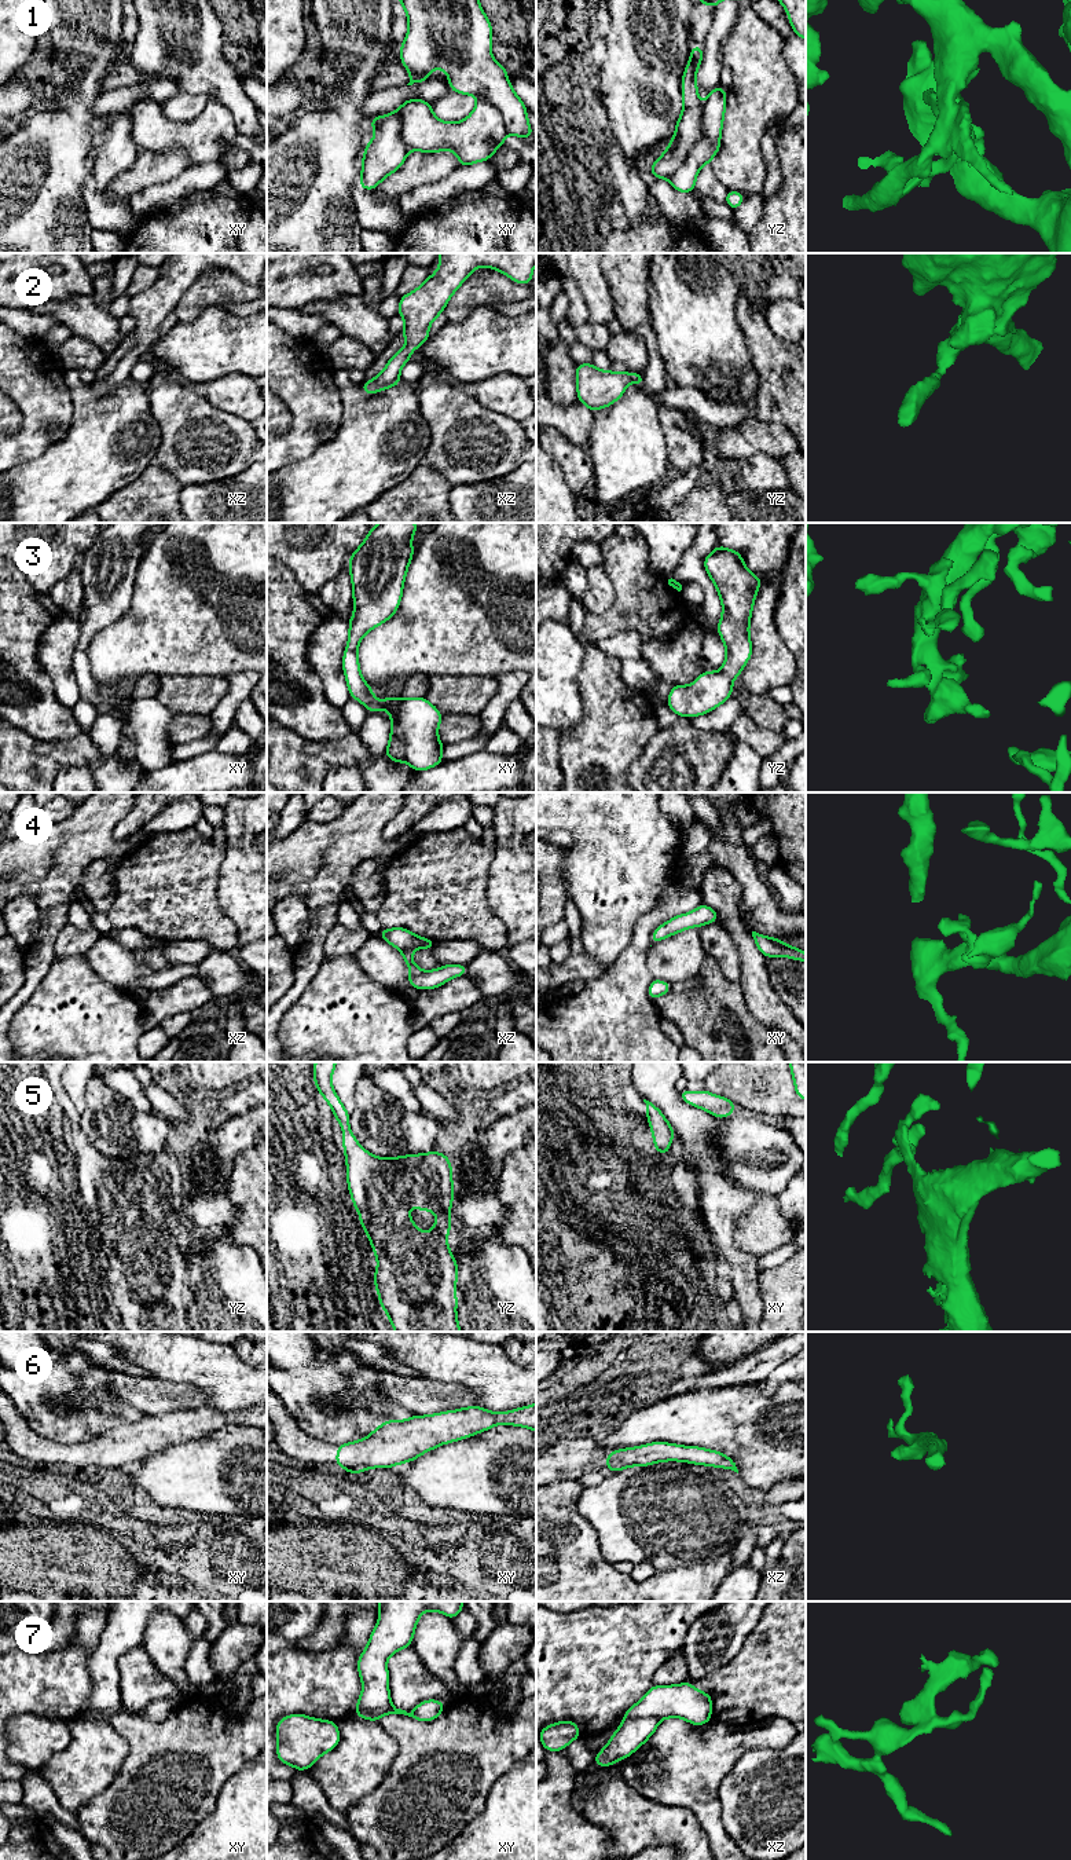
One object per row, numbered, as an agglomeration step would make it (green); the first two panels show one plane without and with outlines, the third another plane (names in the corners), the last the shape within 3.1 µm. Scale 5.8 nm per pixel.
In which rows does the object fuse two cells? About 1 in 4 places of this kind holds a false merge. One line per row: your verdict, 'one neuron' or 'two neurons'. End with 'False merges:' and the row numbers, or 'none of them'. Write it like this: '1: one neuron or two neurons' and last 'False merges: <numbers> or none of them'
1: one neuron
2: one neuron
3: one neuron
4: one neuron
5: one neuron
6: one neuron
7: two neurons
False merges: 7

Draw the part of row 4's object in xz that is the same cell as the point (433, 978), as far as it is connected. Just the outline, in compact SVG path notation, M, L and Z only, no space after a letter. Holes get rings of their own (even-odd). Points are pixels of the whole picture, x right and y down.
M403 927L382 929L378 936L401 952L404 962L410 970L408 986L414 986L418 991L434 989L437 986L441 986L451 978L467 974L466 964L444 964L440 969L430 971L423 971L422 969L417 967L412 959L412 951L415 948L425 948L428 951L432 951L436 945L436 941L433 940L418 937Z

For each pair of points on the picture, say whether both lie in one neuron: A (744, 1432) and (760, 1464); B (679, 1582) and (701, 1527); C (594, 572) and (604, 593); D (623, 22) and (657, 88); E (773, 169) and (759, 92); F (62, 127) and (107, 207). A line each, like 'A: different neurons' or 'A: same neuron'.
A: same neuron
B: different neurons
C: same neuron
D: same neuron
E: different neurons
F: same neuron

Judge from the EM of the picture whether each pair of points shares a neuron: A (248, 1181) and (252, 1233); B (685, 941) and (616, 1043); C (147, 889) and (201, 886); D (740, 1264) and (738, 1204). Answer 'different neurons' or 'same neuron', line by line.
A: same neuron
B: different neurons
C: same neuron
D: same neuron

